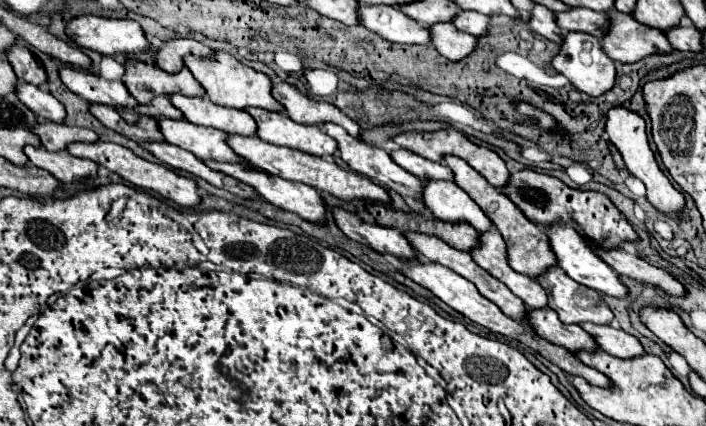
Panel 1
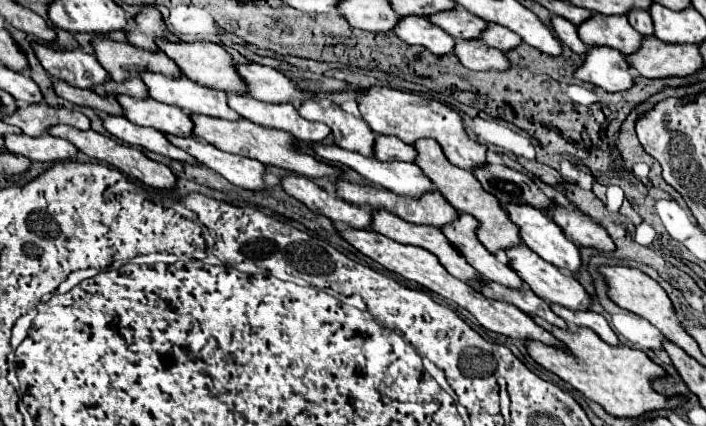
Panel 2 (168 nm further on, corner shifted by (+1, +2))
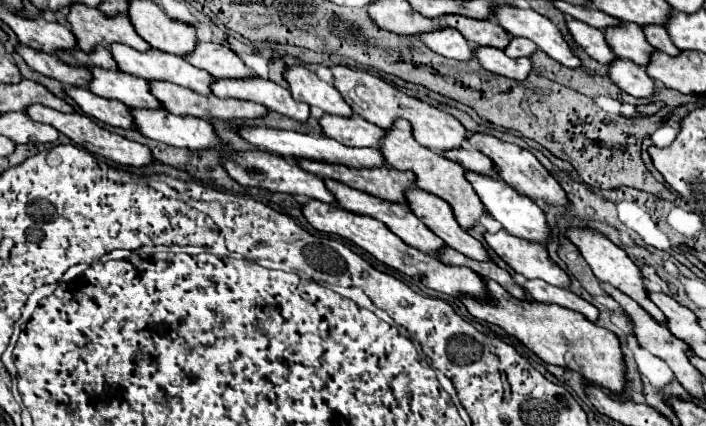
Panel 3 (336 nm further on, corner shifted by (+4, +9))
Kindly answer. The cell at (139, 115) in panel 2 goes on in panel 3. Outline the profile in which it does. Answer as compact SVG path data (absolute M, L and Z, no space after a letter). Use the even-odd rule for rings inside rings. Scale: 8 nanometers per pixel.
M92 66L90 74L92 80L88 84L88 90L98 96L116 98L130 108L160 108L160 102L148 94L148 82L144 78L122 70L104 70L98 66Z

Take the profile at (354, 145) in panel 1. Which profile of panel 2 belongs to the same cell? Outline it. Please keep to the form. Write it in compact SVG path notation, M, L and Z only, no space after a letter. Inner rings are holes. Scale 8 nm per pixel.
M307 99L299 107L299 115L309 121L325 123L333 133L335 145L339 145L341 149L355 151L365 157L373 157L373 147L375 147L377 135L369 129L369 125L363 119L359 119L351 113L345 113L337 105L323 109L315 99Z

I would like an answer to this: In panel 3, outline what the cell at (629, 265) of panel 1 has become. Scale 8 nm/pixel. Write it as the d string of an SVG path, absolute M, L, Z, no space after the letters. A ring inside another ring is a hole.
M470 134L468 138L468 144L470 146L476 146L482 154L486 154L496 170L500 170L500 176L504 178L504 182L508 182L512 188L516 188L520 194L526 194L528 198L532 200L540 200L544 204L550 204L550 206L568 206L568 198L562 190L562 186L556 182L556 178L536 160L536 156L516 144L510 144L510 142L502 142L498 140L496 136L490 136L490 134Z

